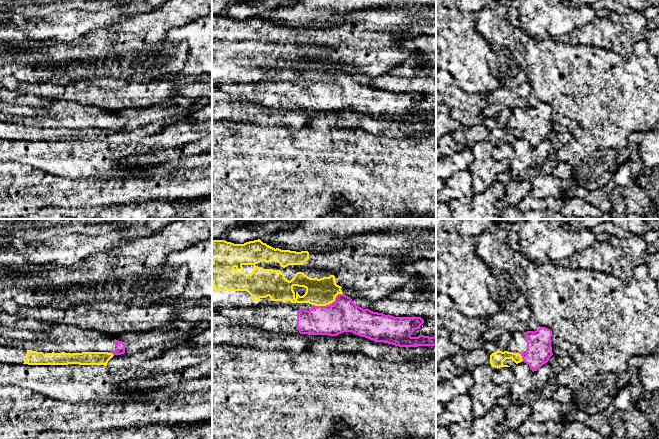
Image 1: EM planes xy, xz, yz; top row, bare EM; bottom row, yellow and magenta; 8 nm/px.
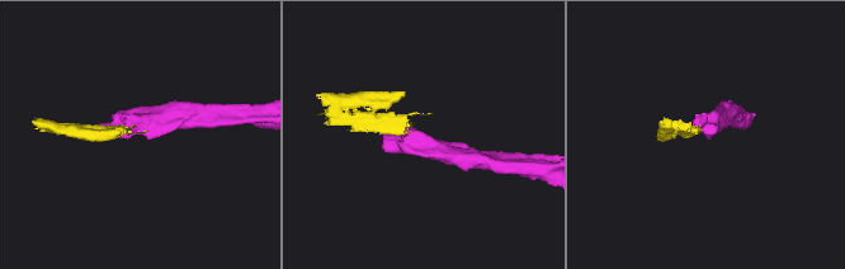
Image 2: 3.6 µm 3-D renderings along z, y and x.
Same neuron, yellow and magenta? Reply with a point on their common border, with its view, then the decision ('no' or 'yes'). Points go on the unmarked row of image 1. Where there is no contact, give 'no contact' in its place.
meets yellow in xz at (328, 80); no

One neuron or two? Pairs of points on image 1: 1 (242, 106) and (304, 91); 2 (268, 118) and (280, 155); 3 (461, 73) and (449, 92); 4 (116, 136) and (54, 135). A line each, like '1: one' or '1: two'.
1: two
2: two
3: two
4: one

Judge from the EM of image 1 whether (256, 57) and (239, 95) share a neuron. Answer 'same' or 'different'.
different

